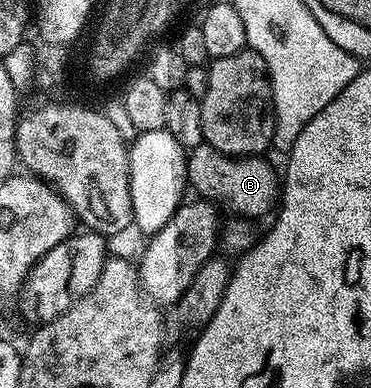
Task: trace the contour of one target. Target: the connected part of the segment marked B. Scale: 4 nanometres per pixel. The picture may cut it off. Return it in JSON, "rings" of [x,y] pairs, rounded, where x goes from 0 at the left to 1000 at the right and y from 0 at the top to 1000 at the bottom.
{"rings":[[[550,369],[523,374],[504,405],[504,466],[542,495],[534,500],[544,510],[601,508],[639,546],[633,552],[660,564],[693,564],[682,559],[709,557],[725,536],[733,541],[752,508],[749,438],[744,446],[714,410],[704,399],[660,399],[642,410]]]}

